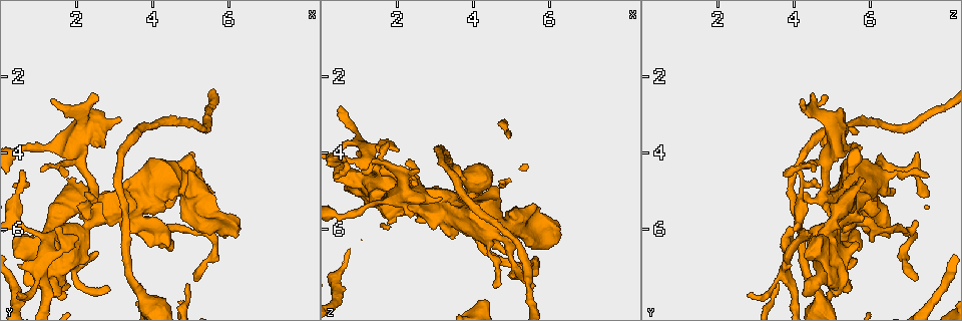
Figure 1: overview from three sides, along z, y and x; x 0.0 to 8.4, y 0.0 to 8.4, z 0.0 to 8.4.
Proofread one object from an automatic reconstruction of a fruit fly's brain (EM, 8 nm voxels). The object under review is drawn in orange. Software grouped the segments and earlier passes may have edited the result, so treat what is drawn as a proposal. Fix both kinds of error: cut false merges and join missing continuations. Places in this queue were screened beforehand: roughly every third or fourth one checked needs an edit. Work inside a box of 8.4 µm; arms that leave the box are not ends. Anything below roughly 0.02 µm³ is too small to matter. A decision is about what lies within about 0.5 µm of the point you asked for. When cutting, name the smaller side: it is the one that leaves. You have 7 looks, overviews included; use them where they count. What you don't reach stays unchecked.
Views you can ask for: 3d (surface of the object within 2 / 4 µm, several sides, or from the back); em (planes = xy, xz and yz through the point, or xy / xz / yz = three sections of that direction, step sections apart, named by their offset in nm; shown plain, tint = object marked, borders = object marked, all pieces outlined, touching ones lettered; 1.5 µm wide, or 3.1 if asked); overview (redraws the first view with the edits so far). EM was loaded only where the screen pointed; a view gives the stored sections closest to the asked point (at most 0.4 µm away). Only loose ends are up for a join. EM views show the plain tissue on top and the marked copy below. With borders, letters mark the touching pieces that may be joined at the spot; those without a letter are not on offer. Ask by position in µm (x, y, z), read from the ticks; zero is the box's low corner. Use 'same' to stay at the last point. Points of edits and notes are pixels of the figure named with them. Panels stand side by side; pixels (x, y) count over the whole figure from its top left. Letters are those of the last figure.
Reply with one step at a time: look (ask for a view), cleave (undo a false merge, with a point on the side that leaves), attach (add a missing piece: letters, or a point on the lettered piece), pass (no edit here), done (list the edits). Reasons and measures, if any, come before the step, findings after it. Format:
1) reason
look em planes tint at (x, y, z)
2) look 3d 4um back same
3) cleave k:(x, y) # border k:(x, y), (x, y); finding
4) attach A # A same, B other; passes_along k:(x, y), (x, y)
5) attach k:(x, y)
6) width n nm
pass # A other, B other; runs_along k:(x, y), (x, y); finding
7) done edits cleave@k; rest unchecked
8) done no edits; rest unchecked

free end
look 3d 4um at (5.15, 7.35, 7.20)

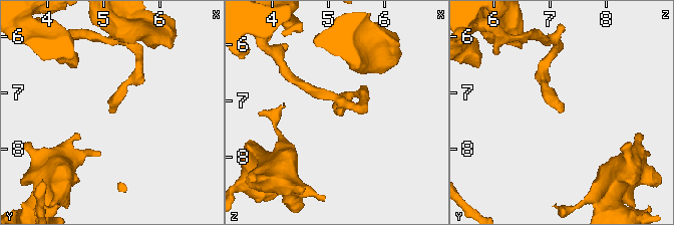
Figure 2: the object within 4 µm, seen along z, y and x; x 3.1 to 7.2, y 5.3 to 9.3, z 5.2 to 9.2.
look em planes tint at (5.10, 7.35, 7.15)

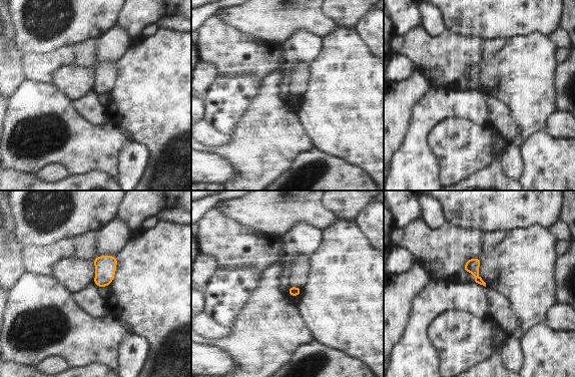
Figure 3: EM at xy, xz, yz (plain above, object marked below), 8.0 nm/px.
what lies round it
look em planes borders same

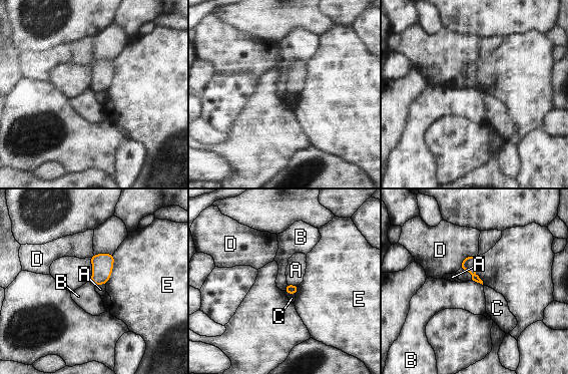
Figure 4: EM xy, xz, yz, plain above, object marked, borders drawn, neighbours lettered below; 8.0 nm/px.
pass # A other, B other, C other, D other, E other; border 4:(472, 279), (482, 285); no lettered piece goes on from it

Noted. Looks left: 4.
branch stops here
look em xz step 4 tint at (3.15, 3.10, 5.20)

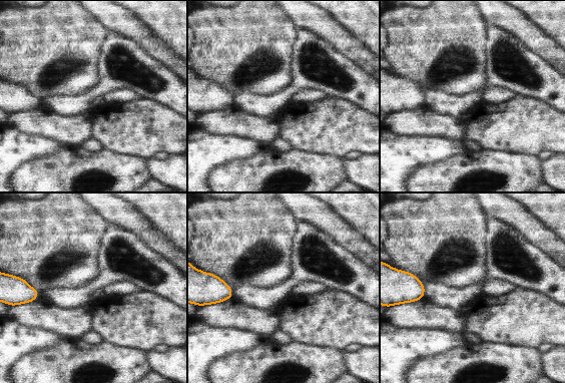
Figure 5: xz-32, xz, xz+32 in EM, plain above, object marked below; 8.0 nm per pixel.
look em planes borders same

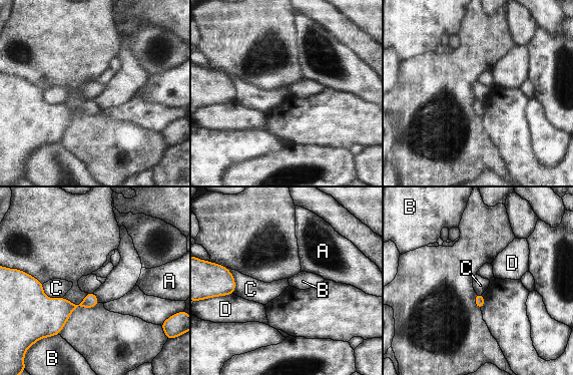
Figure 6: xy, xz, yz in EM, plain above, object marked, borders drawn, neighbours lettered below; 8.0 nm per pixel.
longest_contact C 200 nm
pass # A other, B other, C other, D other; no lettered piece goes on from it

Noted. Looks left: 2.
an open end
look 3d 2um at (1.30, 2.60, 4.20)

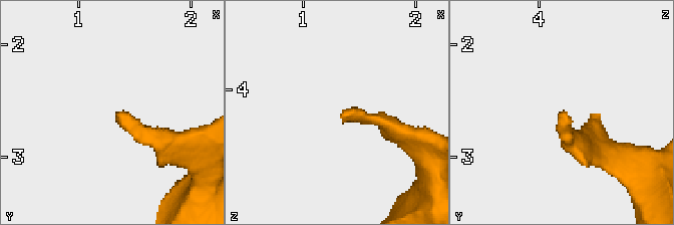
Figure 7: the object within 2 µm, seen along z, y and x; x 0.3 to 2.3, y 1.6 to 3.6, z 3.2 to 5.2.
look em xy step 4 borders at (1.32, 2.62, 4.24)

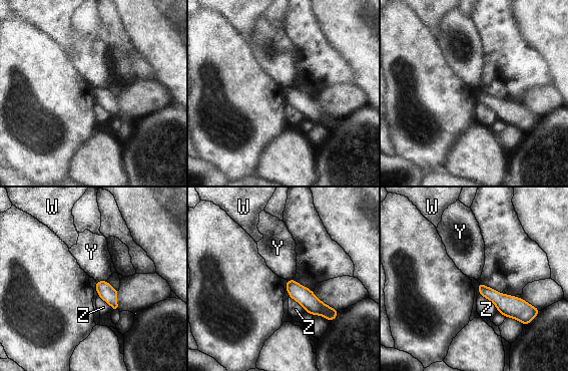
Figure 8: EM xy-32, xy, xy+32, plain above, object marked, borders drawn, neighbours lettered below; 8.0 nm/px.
width 100 nm; longest_contact Z 200 nm
pass # W other, Y other, Z other; none of them fits

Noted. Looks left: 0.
done no edits; rest unchecked

